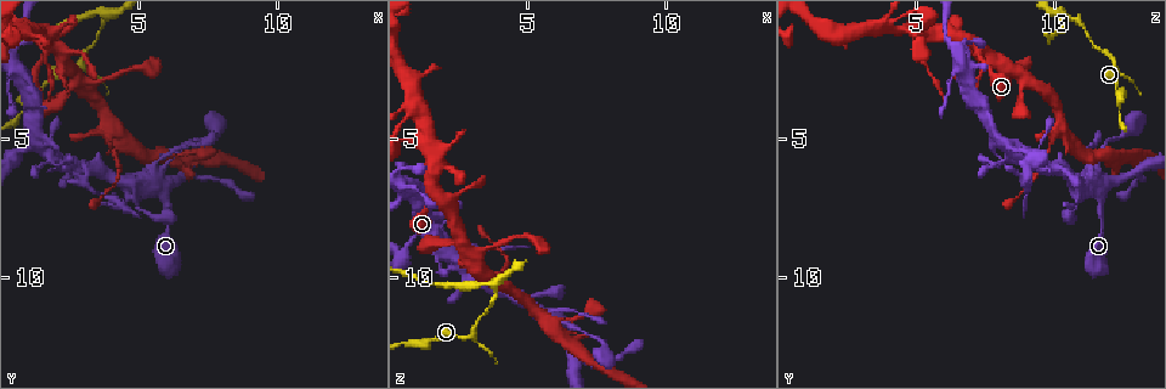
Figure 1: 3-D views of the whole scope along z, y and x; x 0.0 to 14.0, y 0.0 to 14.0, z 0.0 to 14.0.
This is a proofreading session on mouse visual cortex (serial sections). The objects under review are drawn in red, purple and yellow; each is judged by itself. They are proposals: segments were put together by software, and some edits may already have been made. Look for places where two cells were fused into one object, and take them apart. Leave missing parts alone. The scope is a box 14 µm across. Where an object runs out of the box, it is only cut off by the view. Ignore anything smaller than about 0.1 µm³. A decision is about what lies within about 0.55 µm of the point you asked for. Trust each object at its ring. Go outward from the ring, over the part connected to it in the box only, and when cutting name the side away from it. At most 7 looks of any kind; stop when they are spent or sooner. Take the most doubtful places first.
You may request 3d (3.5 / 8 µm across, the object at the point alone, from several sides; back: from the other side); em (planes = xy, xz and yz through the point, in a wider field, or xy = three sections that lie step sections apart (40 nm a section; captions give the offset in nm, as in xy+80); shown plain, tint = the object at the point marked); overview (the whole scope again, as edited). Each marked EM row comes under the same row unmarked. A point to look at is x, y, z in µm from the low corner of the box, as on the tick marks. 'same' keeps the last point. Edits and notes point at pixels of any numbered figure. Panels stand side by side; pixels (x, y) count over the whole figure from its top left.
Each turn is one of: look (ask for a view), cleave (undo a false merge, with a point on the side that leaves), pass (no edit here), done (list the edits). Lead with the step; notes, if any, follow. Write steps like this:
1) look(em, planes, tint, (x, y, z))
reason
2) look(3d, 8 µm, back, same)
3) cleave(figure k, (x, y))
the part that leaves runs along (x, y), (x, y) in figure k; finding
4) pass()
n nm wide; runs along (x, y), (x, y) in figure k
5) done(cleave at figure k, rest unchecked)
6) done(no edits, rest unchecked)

look(3d, 3.5 µm, (3.0, 6.0, 9.9))

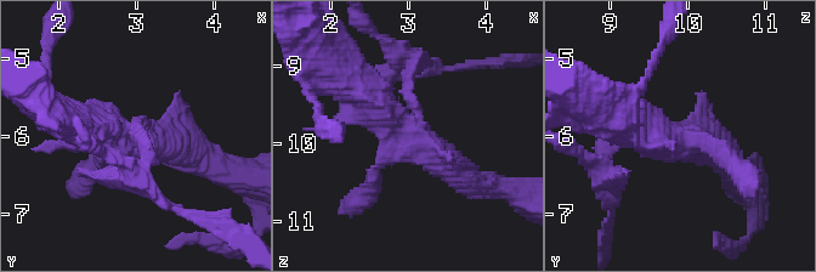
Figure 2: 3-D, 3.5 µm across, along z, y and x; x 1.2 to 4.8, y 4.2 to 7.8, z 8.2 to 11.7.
look(em, planes, tint, (3.10, 6.10, 9.90))

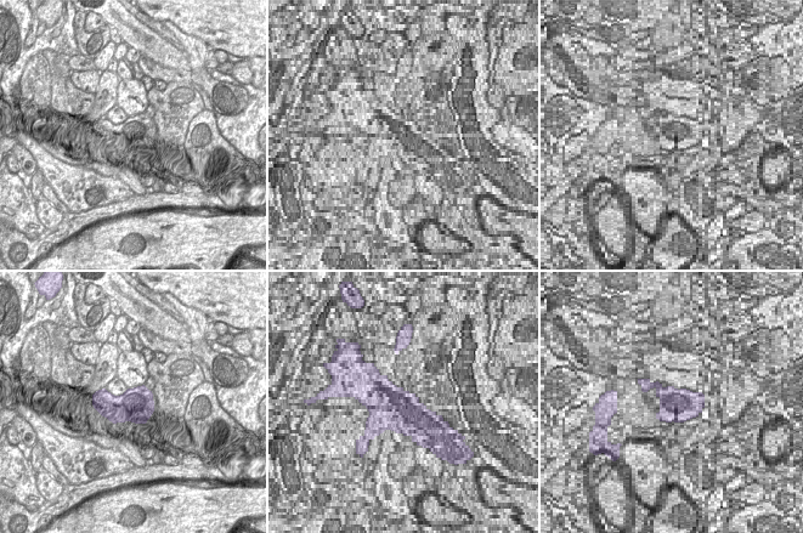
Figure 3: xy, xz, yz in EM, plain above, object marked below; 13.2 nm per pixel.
cleave(figure 2, (607, 152))
the part that leaves runs along (412, 101), (412, 58), (437, 71) in figure 2; two cells meet here

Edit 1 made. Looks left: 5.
look(overview)
redraw

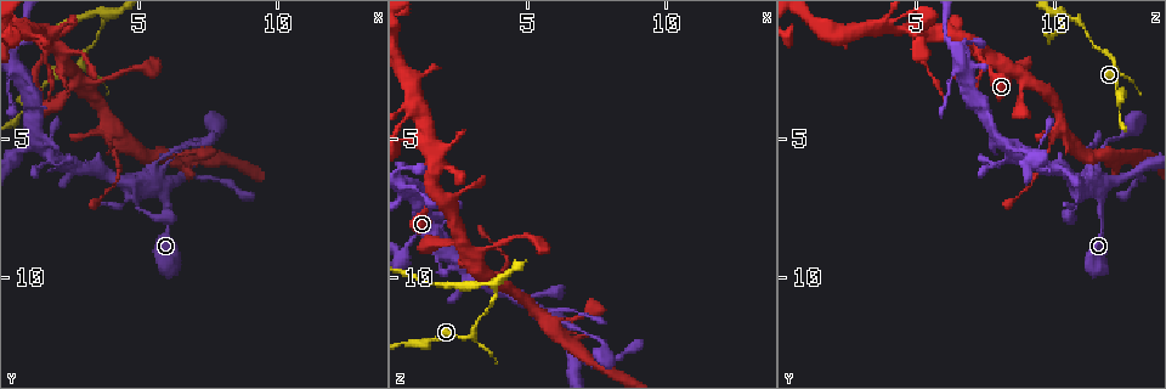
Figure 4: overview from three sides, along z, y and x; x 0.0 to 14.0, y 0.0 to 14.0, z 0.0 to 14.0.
look(3d, 3.5 µm, back, (1.3, 3.4, 12.2))
sudden change in width

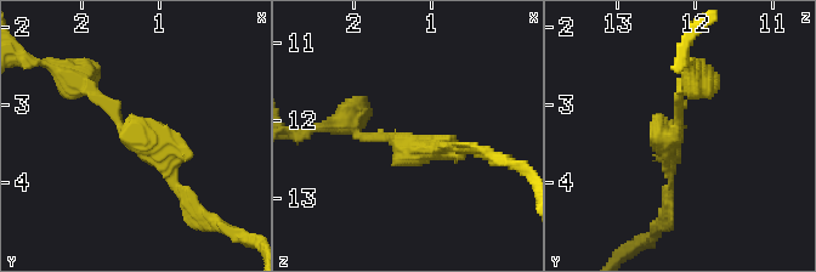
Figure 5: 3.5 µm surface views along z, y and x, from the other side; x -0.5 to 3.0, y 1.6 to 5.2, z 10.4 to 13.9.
look(em, xy, step 5, tint, (1.35, 3.40, 12.25))
arms of 150, 200 nm

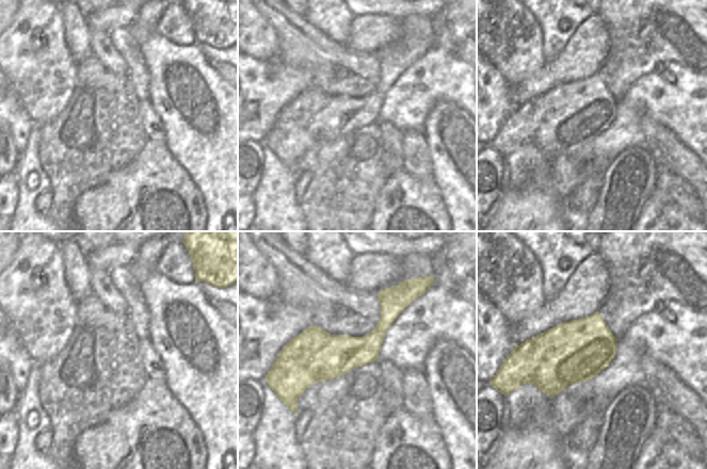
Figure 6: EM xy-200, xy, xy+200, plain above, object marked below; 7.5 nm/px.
pass()
runs along (407, 302), (359, 351), (287, 359) in figure 6; one cell here

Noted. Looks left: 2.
look(3d, 3.5 µm, (1.2, 1.0, 4.1))

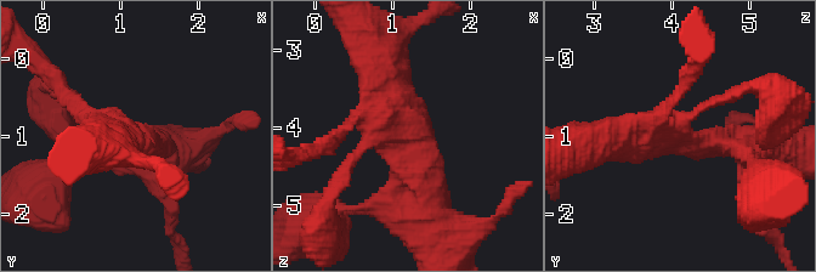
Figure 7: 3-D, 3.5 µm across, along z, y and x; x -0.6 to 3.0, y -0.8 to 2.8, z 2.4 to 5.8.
look(em, xy, step 2, tint, (1.15, 1.05, 4.00))
shape alone is not enough

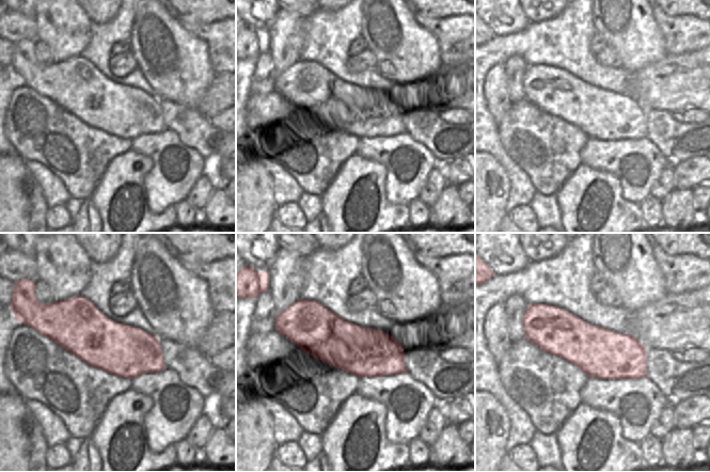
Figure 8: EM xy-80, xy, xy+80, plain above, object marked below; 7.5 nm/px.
pass()
arms of 150, 300, 400, 450 nm; runs along (428, 200), (406, 120), (375, 55) in figure 7; continuous, no second cell

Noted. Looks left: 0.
done(cleave at figure 2, rest unchecked)

